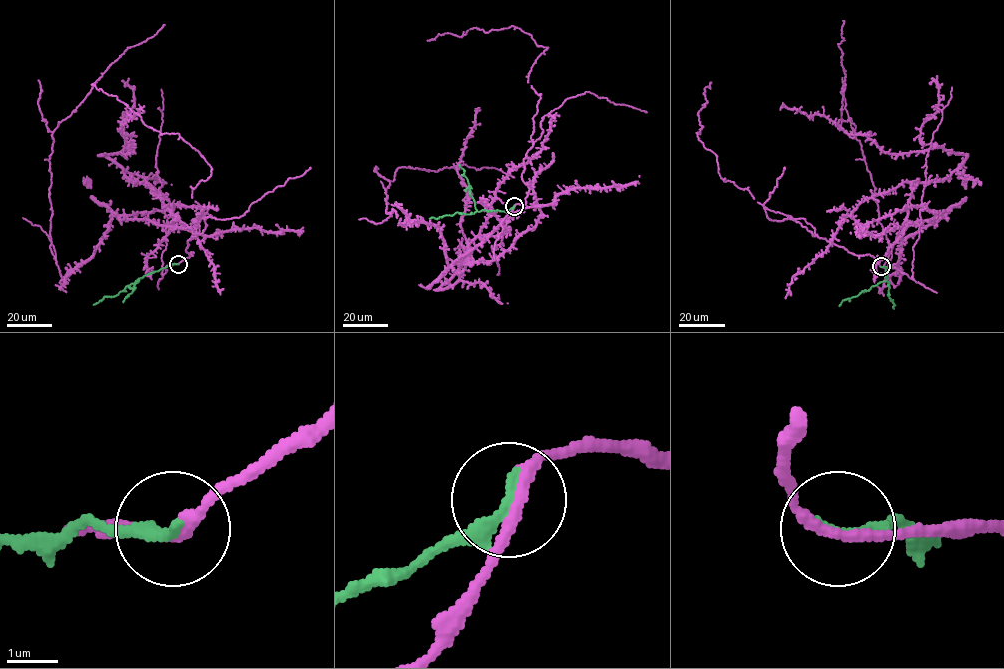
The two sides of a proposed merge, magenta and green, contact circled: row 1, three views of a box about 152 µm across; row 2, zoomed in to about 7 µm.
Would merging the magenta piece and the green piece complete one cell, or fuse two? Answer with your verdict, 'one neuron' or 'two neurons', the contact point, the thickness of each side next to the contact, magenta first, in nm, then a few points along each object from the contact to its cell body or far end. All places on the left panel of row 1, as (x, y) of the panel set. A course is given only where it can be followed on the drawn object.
two neurons | (178, 264) | 200/320 nm | magenta via (178, 264), (162, 275), (166, 206), (113, 215), (63, 282), (50, 247), (52, 132), (165, 25) | green via (178, 264), (151, 272), (115, 296), (104, 297), (93, 304)

